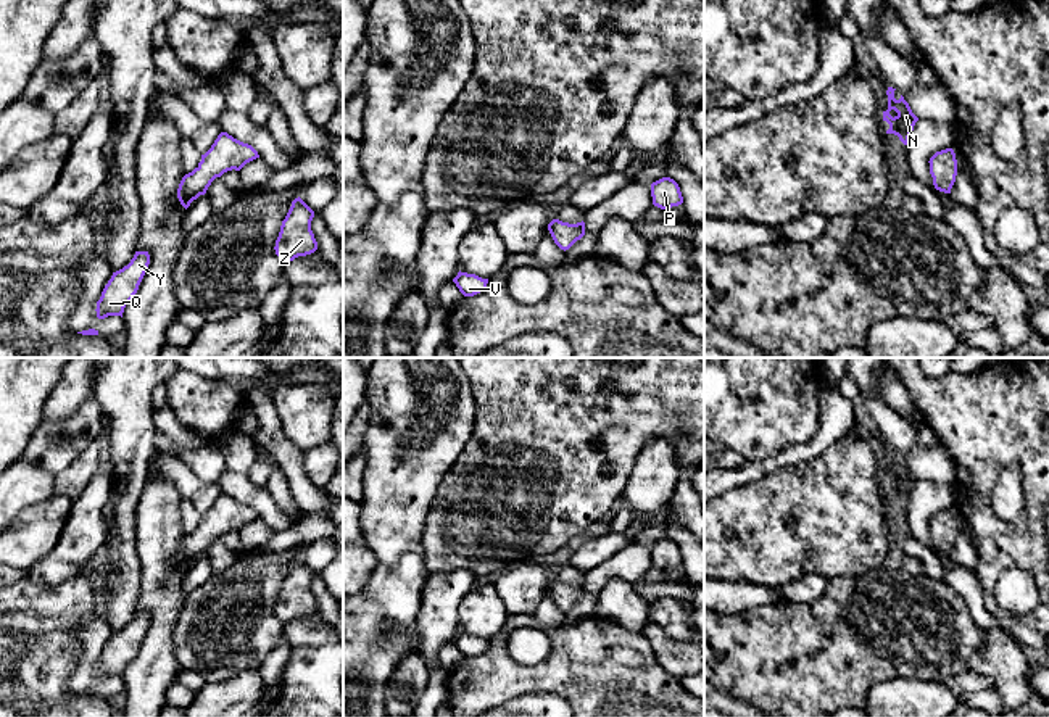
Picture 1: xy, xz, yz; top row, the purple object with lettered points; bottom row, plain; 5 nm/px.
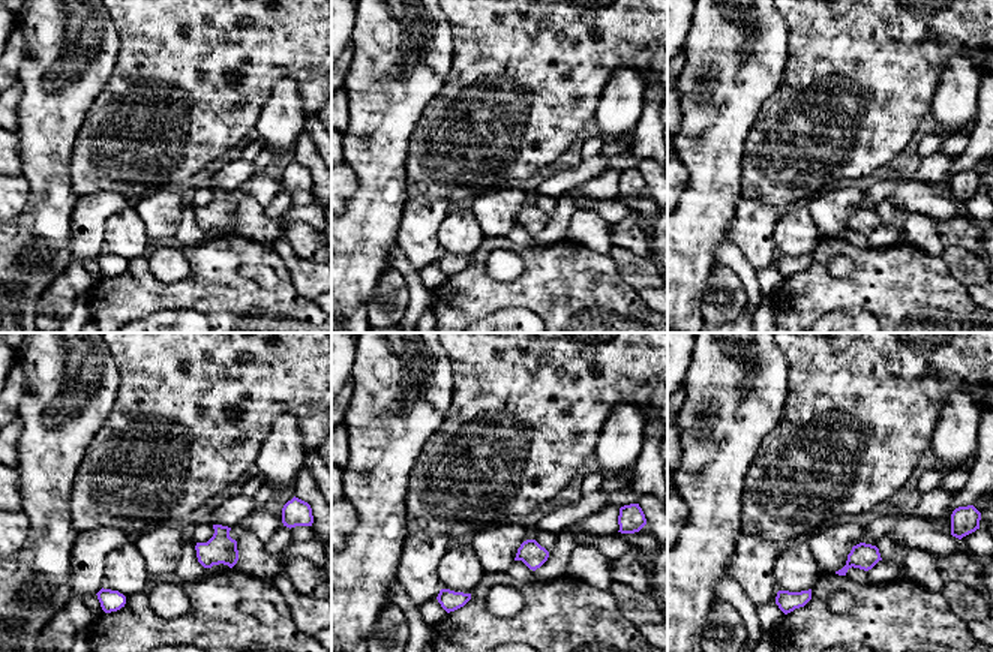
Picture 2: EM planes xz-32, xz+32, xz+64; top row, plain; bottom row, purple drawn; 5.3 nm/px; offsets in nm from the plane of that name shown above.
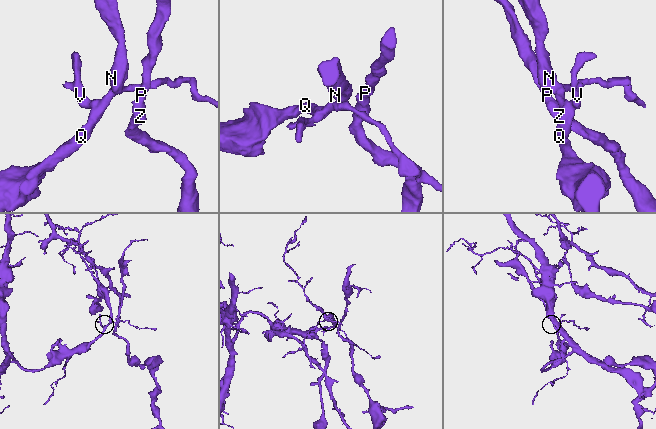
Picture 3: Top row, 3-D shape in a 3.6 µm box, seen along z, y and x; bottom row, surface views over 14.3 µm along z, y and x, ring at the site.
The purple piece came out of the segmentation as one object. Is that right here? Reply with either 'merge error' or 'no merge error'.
merge error

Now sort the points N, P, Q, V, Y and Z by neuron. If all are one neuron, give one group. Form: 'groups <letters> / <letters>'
groups N P Z / Q V Y

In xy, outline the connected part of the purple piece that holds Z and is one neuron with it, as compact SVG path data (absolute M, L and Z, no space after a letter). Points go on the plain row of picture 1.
M300 557L292 562L274 607L284 625L317 611L317 603L311 591L313 578L314 572Z

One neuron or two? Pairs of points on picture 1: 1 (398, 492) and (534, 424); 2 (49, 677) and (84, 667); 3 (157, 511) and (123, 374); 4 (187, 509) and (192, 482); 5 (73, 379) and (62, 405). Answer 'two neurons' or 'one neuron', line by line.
1: two neurons
2: two neurons
3: two neurons
4: two neurons
5: one neuron

